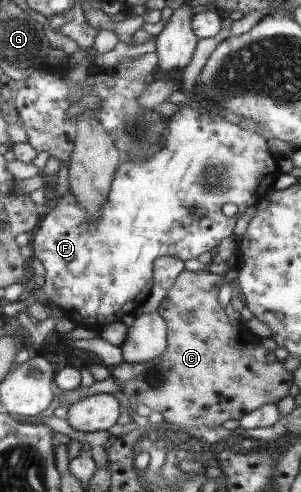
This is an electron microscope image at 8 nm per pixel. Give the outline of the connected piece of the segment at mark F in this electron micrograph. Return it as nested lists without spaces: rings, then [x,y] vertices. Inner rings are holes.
[[[179,104],[181,109],[176,111],[174,115],[168,119],[167,122],[167,132],[163,136],[163,140],[159,142],[161,148],[156,152],[153,152],[150,156],[144,156],[137,158],[135,162],[123,161],[117,168],[115,172],[114,179],[111,183],[111,189],[107,195],[107,202],[104,203],[103,208],[101,208],[100,216],[95,222],[89,222],[85,212],[80,208],[77,203],[75,196],[72,196],[70,190],[67,190],[63,197],[56,200],[55,205],[40,219],[40,226],[35,229],[30,235],[30,244],[32,249],[32,258],[36,258],[40,264],[44,267],[45,275],[44,285],[42,285],[42,292],[46,296],[48,302],[54,302],[56,306],[61,311],[62,317],[66,318],[70,322],[73,322],[76,327],[100,330],[103,326],[107,324],[112,324],[113,322],[120,321],[120,318],[124,314],[135,314],[138,308],[144,304],[147,300],[147,296],[151,294],[151,288],[154,286],[153,273],[154,273],[154,262],[159,256],[171,256],[177,258],[178,260],[190,260],[204,254],[204,252],[210,252],[222,238],[228,238],[232,234],[232,226],[236,219],[242,214],[243,210],[247,206],[254,206],[258,202],[265,198],[264,194],[274,188],[272,182],[276,181],[276,162],[274,158],[270,156],[268,152],[268,146],[266,142],[252,130],[240,130],[238,126],[234,126],[232,122],[224,122],[220,118],[220,114],[213,113],[212,118],[210,115],[200,113],[200,111],[195,111],[188,107],[188,105]],[[226,202],[231,202],[236,204],[237,213],[233,216],[225,216],[220,207]]]

